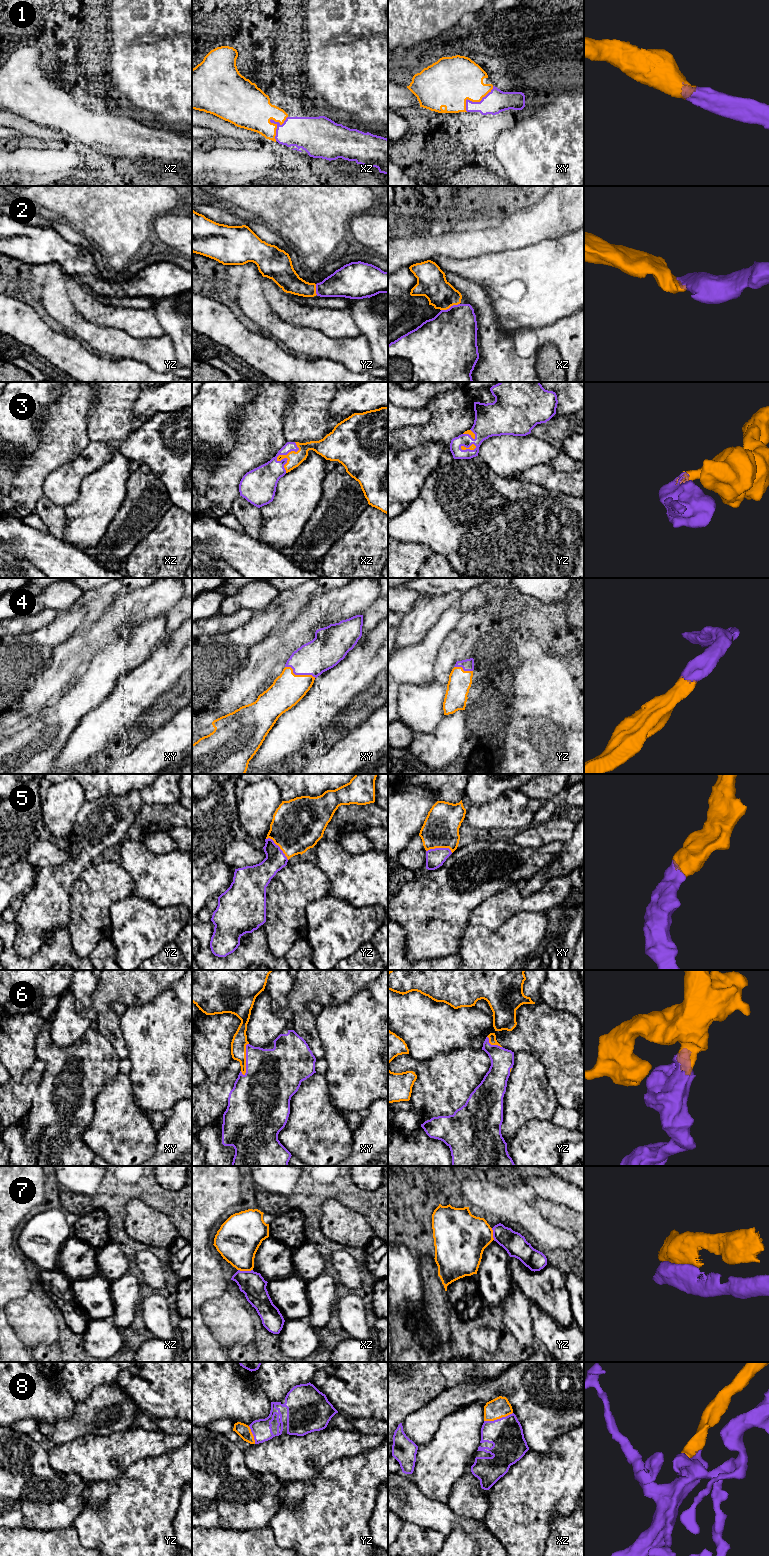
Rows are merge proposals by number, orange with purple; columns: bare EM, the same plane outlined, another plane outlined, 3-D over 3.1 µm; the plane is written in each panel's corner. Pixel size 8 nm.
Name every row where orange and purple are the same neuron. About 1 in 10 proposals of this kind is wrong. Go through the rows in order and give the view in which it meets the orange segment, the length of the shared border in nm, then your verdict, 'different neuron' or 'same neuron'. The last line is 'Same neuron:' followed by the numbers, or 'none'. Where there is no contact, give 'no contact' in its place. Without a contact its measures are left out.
1: contact in xz; length 220 nm; same neuron
2: contact in xz; length 160 nm; same neuron
3: contact in xz; length 260 nm; same neuron
4: contact in xy; length 260 nm; same neuron
5: contact in yz; length 260 nm; same neuron
6: contact in xy; length 260 nm; same neuron
7: contact in xz; length 120 nm; different neuron
8: contact in xz; length 240 nm; same neuron
Same neuron: 1, 2, 3, 4, 5, 6, 8

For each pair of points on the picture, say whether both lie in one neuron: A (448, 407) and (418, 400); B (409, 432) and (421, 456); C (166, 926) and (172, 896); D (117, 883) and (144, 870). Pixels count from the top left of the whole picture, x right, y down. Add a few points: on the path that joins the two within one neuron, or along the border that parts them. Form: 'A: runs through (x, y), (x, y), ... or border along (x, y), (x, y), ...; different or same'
A: border along (445, 392), (439, 392), (425, 407); different
B: border along (439, 442), (425, 442), (414, 447), (398, 450); different
C: border along (147, 900), (157, 905), (181, 905); different
D: border along (119, 864), (133, 881), (133, 888), (130, 894); different

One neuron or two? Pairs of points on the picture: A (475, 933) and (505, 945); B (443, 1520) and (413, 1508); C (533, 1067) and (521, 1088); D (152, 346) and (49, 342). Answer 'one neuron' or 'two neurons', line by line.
A: one neuron
B: one neuron
C: one neuron
D: two neurons

